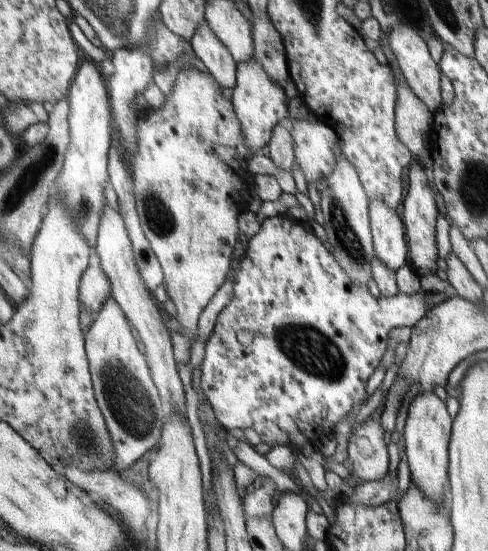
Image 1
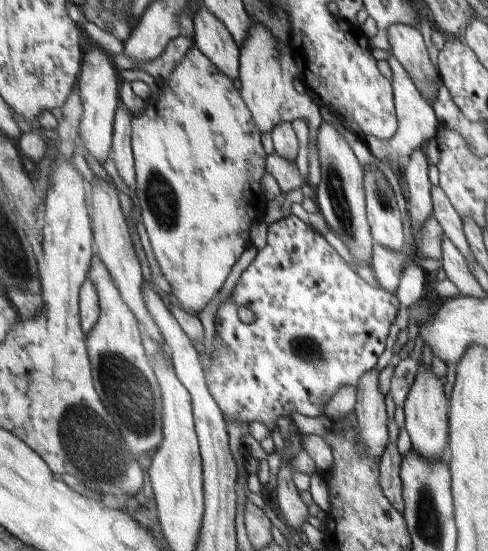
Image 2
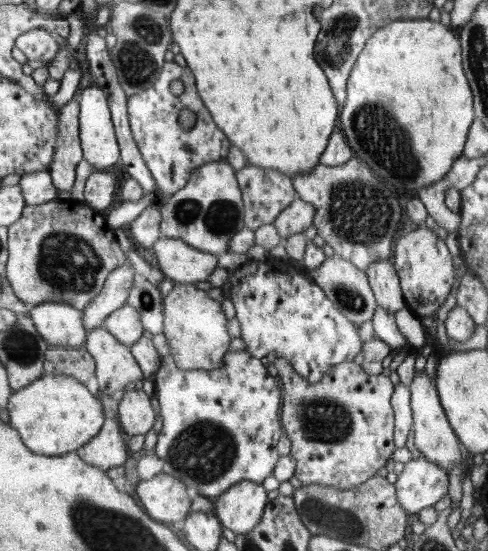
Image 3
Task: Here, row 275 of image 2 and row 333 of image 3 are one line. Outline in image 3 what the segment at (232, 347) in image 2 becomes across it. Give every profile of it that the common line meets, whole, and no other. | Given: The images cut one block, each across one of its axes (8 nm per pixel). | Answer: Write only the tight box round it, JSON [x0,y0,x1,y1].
[228,259,364,384]

